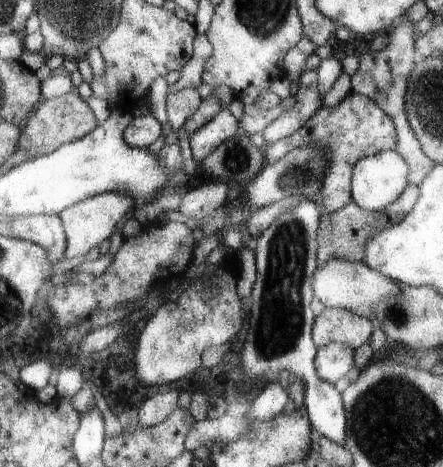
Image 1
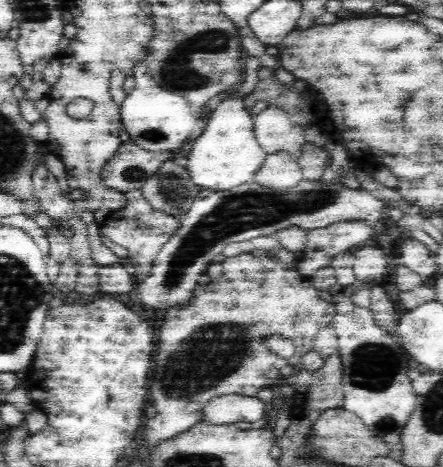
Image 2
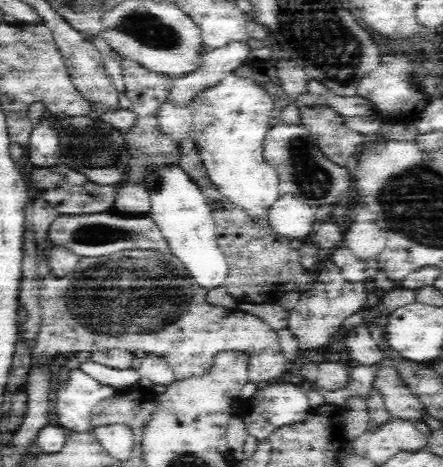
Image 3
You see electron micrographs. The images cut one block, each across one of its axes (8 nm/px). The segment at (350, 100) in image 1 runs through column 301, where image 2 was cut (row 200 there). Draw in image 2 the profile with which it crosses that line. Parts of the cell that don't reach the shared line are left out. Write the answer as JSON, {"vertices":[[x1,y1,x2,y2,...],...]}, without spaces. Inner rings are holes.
{"vertices":[[130,190,126,194,126,198,128,198,128,204,118,212,110,212,106,216,106,220,100,224,100,232,104,238,108,238,128,250,128,260,132,260,134,268,136,268,134,276,138,280,146,280,152,274,154,260,158,258,162,248,168,244,170,236,180,228,180,218,174,218,168,214,164,216,164,214,156,212,140,190]]}

